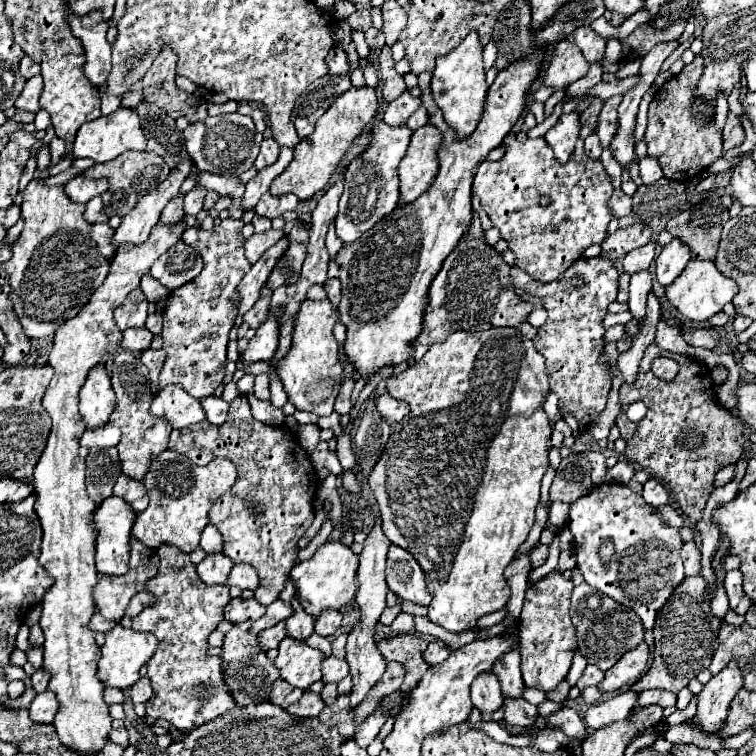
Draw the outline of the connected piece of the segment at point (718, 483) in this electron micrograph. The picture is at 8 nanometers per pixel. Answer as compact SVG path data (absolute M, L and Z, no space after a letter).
M726 465L726 467L722 467L722 469L718 471L718 475L714 475L714 487L722 487L722 485L726 485L726 483L732 479L732 475L734 475L734 465Z

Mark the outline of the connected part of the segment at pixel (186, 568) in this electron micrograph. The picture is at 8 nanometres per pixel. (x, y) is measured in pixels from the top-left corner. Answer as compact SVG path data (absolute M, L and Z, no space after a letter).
M162 543L156 553L160 557L158 575L146 581L146 591L154 595L154 603L132 617L134 631L148 631L158 639L158 649L146 663L156 693L154 699L148 701L146 715L152 719L166 719L176 729L192 731L194 727L236 707L222 681L220 659L206 655L206 637L222 621L222 611L230 601L230 595L226 587L202 583L196 565L184 551L178 551L178 547L166 547L166 543Z

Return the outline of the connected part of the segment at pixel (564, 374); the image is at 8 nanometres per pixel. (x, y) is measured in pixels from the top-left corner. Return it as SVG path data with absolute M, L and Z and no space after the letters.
M578 257L550 283L532 281L528 273L518 267L512 267L510 277L514 287L540 297L548 311L548 321L534 337L534 347L546 359L550 391L558 395L558 407L566 409L580 425L590 425L606 407L610 391L610 379L598 365L598 355L604 347L602 319L606 317L606 307L616 301L618 293L618 271L614 263L602 257Z

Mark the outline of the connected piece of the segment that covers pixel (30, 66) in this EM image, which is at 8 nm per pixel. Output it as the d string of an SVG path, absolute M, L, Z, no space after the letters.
M22 57L20 73L22 73L26 79L32 79L34 75L40 75L40 67L38 67L38 63L34 63L30 57Z

